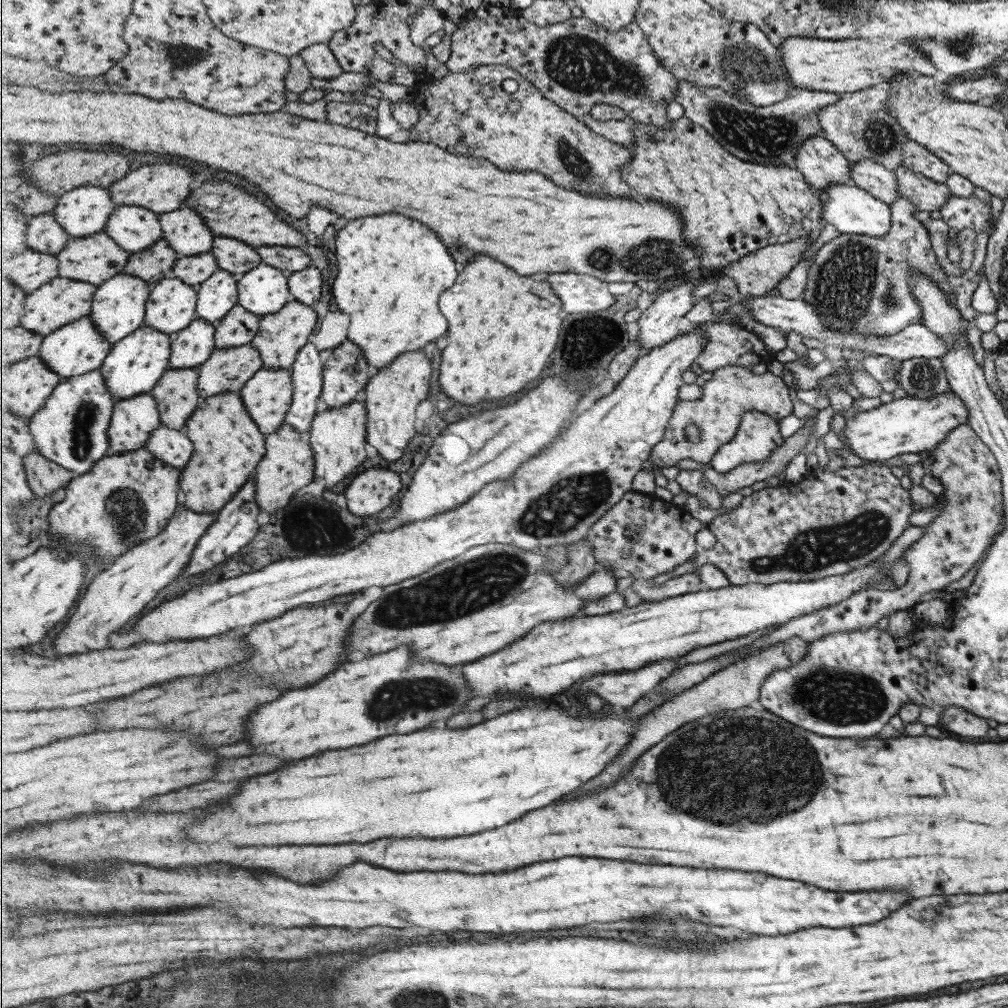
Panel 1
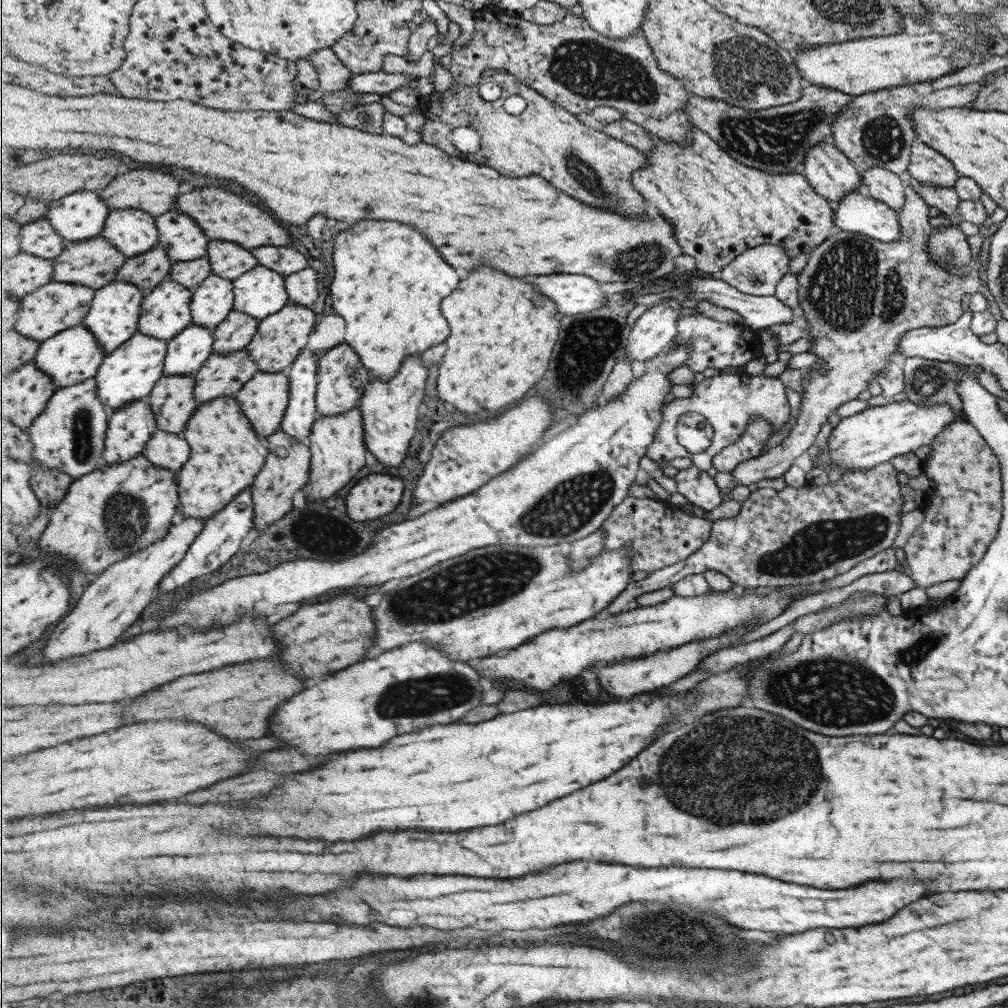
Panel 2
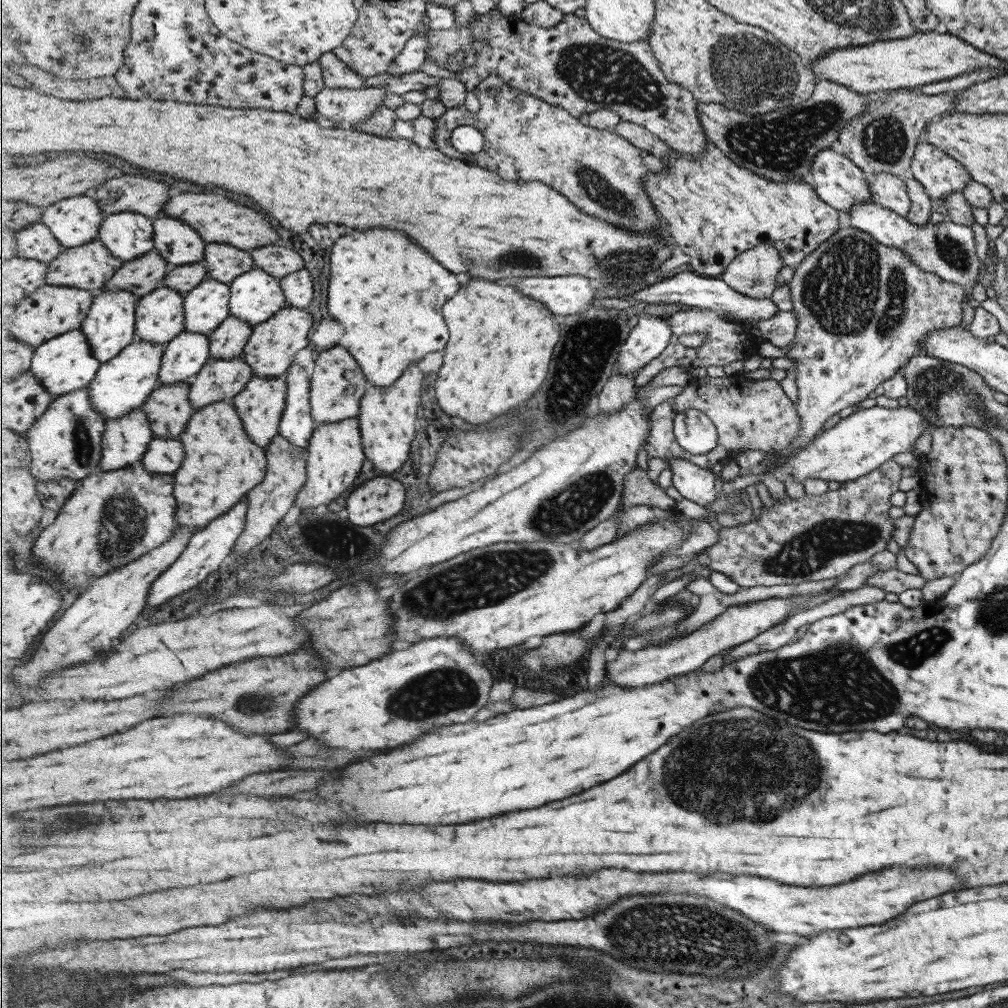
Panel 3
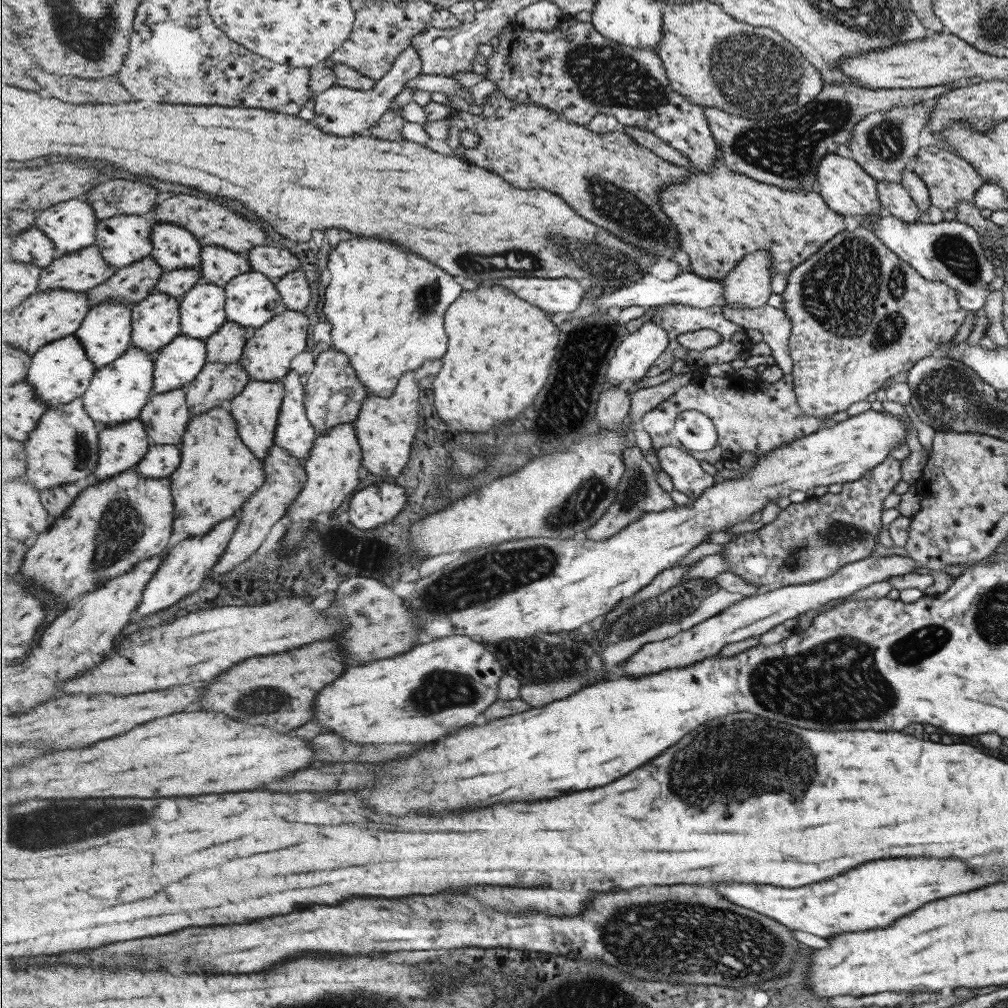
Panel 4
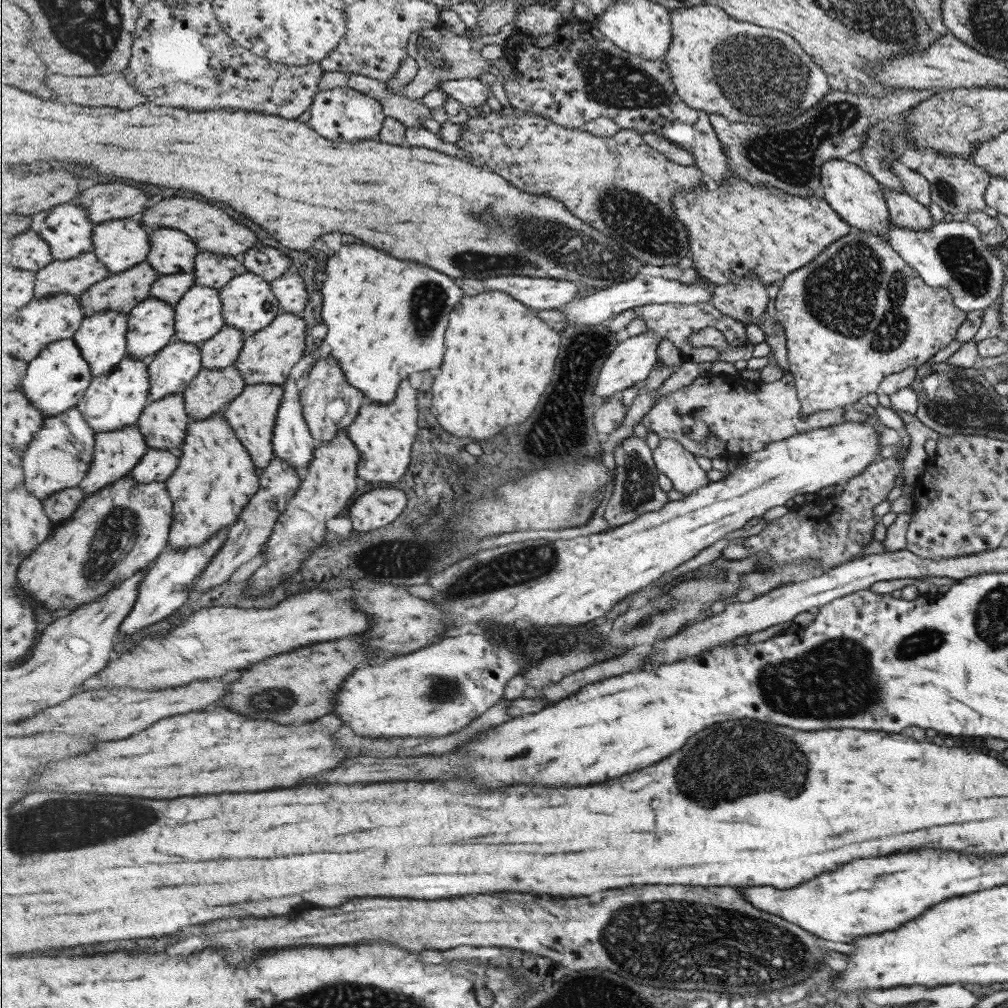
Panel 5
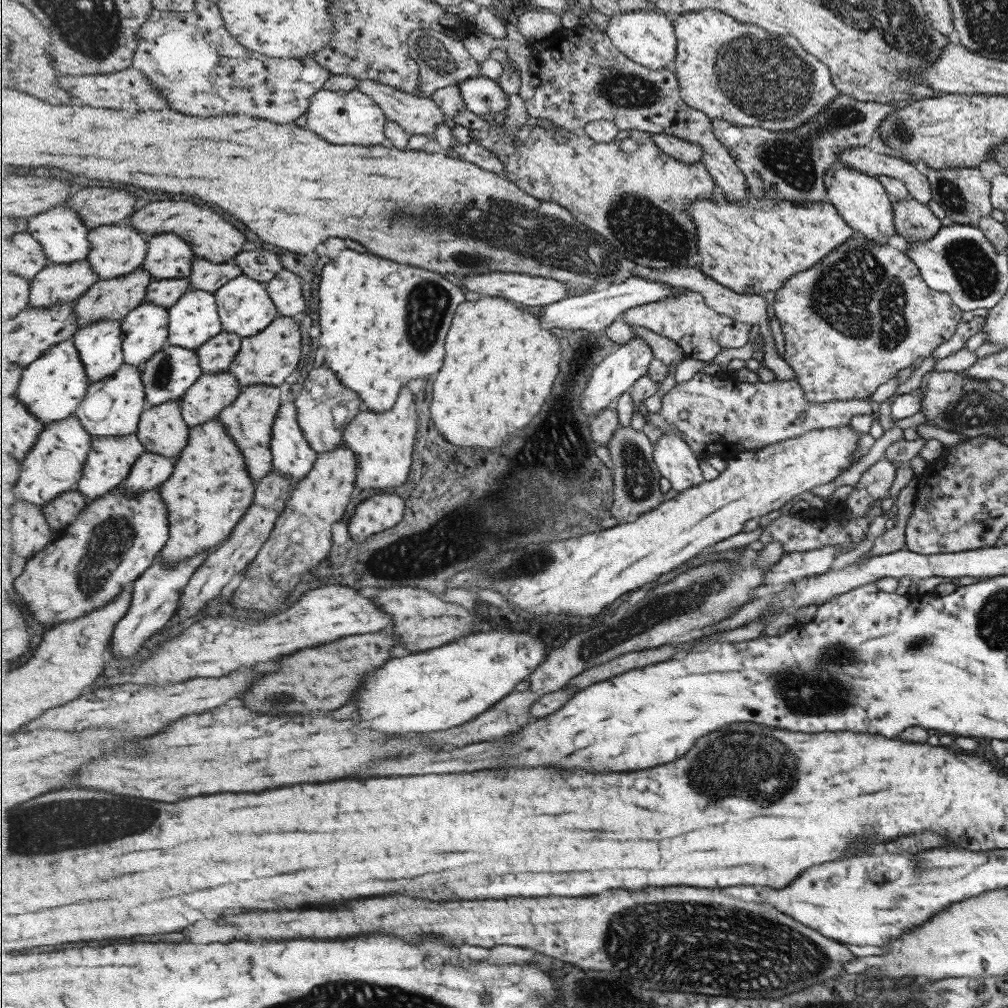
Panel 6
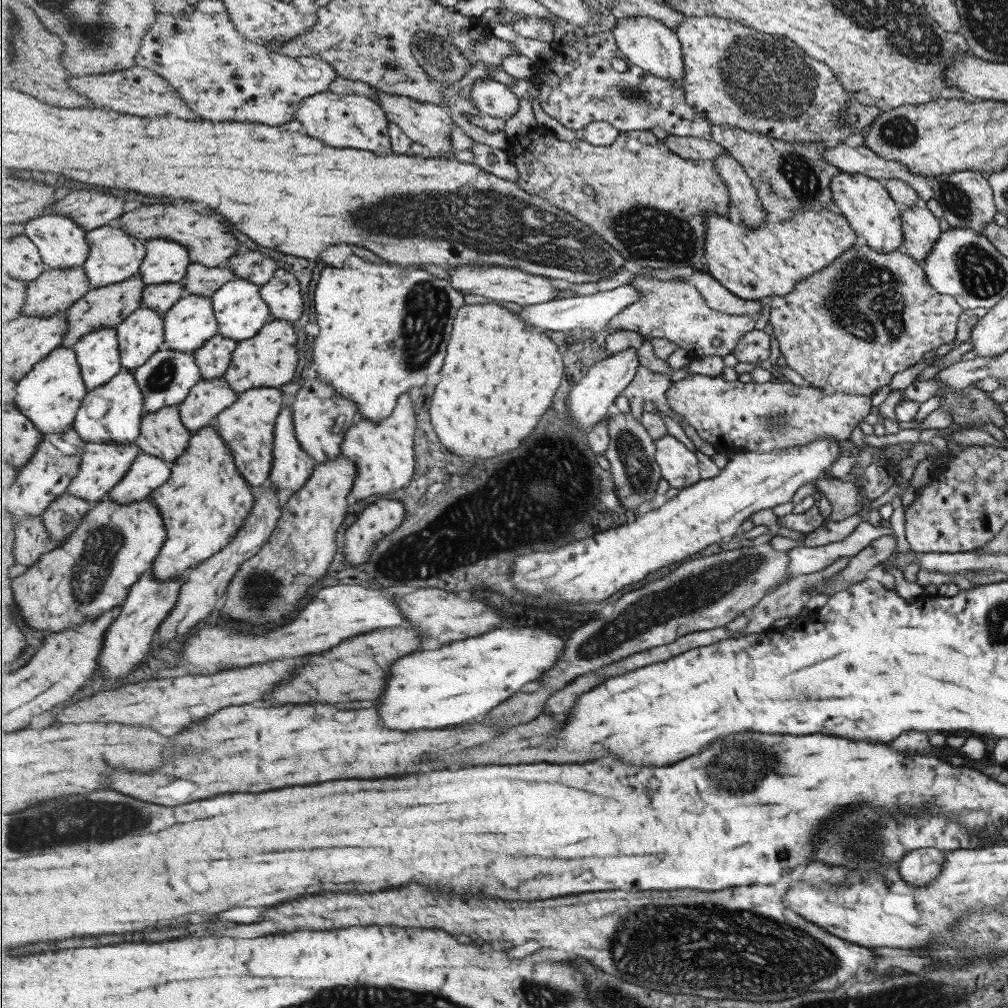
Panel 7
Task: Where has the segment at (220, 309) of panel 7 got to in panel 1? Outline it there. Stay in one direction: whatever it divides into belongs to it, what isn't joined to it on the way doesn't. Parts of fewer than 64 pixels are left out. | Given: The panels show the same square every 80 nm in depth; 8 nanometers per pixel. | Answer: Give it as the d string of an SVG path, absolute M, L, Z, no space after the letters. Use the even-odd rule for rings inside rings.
M263 262L239 276L238 291L238 304L262 317L278 313L293 299L289 274Z

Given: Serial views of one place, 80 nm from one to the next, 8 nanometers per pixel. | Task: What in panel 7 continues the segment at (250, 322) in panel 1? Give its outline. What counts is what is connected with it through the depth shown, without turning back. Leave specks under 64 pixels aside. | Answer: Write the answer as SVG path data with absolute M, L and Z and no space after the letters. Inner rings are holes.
M219 334L196 350L194 357L202 371L202 380L225 377L237 345L238 340Z

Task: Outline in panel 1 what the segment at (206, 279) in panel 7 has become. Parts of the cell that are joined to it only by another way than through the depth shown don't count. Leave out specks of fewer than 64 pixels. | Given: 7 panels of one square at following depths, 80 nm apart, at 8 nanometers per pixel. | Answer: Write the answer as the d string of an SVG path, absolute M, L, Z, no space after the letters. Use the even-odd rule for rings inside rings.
M216 237L212 253L218 258L221 269L228 270L238 277L262 263L261 255L256 247L238 238Z

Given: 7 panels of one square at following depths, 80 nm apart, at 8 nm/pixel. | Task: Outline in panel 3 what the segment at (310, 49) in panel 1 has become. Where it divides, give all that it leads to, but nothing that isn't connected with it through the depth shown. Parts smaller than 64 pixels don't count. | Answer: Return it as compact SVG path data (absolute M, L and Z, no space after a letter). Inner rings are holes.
M332 51L323 54L319 63L323 69L327 88L362 89L367 87L364 81L365 77L357 74L346 62L337 58Z

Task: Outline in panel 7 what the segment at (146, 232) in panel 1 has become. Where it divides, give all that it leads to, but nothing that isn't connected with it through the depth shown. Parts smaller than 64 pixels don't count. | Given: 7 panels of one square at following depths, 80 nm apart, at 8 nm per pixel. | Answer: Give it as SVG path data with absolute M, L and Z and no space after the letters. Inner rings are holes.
M105 225L90 230L87 242L91 247L90 257L83 268L87 271L93 289L126 281L140 272L143 261L146 260L145 241L129 234L126 230L119 230L119 227L115 225Z

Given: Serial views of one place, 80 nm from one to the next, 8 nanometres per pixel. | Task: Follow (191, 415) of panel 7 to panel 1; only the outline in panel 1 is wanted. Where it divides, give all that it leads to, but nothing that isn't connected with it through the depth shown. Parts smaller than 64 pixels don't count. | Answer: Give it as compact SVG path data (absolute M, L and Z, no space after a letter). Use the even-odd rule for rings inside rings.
M252 344L240 347L216 348L211 358L199 367L199 395L204 400L227 392L239 393L263 367L262 354Z

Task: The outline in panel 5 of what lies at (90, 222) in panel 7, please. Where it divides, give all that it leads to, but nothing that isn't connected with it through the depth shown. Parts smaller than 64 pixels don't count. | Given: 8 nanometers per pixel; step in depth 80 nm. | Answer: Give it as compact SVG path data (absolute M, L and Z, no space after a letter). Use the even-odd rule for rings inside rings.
M123 182L99 184L82 192L74 203L90 212L90 219L95 226L115 219L140 217L151 200L141 188Z

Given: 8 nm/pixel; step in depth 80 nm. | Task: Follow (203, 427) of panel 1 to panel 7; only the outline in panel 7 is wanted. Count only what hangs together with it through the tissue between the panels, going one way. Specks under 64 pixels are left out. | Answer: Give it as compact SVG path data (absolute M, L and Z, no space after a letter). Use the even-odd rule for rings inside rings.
M214 424L193 432L190 449L172 467L170 480L151 494L168 532L166 544L152 569L154 577L163 582L185 576L231 544L253 512L256 501L250 482L239 472L233 452Z

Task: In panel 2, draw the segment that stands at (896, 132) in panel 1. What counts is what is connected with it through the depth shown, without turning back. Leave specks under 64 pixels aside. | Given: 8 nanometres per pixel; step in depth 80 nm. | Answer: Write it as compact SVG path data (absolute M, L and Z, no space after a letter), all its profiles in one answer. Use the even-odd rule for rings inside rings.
M982 83L961 86L948 86L927 95L916 94L910 86L889 87L860 95L850 95L850 101L830 122L830 136L835 148L842 152L860 173L870 166L879 166L893 174L905 172L910 159L911 143L917 140L912 124L910 110L925 107L939 110L951 107L965 107L974 101Z

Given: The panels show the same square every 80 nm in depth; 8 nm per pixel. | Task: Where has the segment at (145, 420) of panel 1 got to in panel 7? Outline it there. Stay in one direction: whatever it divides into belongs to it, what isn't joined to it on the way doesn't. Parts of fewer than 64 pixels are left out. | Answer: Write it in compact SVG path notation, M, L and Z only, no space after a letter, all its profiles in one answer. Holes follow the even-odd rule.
M87 443L83 452L82 465L79 474L74 478L68 492L73 496L86 501L98 503L105 500L105 496L115 488L130 472L131 466L140 456L142 451L135 444L125 446L125 444L93 444Z

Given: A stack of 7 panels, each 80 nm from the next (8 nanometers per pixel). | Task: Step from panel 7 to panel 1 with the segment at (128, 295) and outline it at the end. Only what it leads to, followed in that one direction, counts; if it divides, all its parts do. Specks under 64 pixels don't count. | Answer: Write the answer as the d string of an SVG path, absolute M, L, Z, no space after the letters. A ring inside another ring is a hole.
M161 238L151 248L133 253L123 273L138 276L154 286L161 278L171 275L180 257L165 238Z

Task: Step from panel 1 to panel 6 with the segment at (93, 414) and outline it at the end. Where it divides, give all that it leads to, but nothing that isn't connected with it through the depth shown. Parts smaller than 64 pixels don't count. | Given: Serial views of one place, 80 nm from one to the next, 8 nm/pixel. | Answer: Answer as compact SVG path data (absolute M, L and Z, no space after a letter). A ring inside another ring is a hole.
M77 415L69 420L53 422L45 426L33 450L22 463L22 473L18 482L9 491L13 500L22 500L43 507L60 494L75 489L82 480L87 457L91 453L92 434L81 424Z

